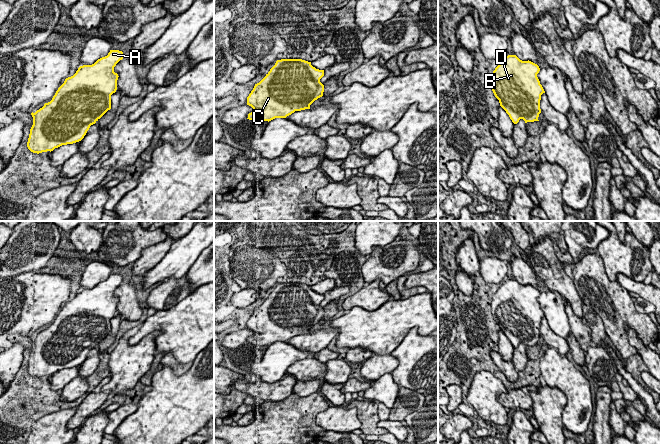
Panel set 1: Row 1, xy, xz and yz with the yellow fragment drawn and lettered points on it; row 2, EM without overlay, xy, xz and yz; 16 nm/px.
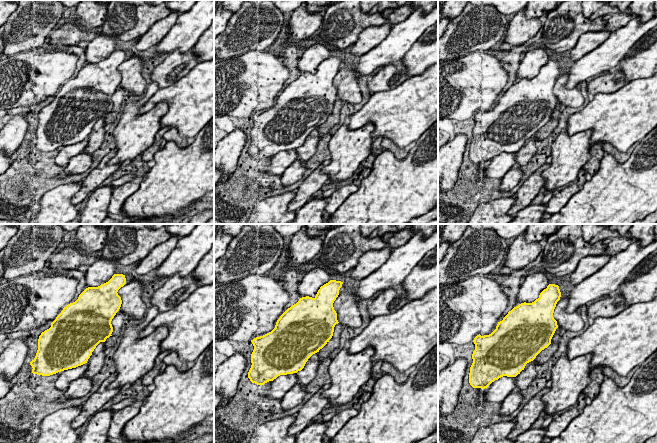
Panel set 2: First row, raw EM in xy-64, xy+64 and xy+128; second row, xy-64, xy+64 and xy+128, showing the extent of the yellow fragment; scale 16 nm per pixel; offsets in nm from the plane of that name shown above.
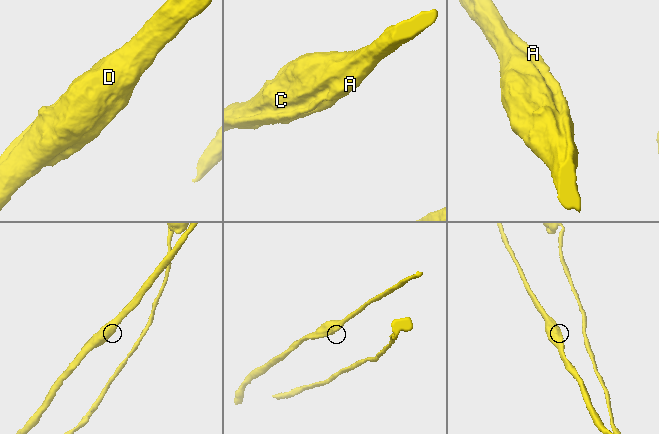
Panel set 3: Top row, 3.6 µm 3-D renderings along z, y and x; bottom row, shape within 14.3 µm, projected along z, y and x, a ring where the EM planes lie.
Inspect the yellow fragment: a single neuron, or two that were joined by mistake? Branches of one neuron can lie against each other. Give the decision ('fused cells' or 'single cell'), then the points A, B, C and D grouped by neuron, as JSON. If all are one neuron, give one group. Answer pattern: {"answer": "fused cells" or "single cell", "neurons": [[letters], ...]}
{"answer": "single cell", "neurons": [["A", "B", "C", "D"]]}

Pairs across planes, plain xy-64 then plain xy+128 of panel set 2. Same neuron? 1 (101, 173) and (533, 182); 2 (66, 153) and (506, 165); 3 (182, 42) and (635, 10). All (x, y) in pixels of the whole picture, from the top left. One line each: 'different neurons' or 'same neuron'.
1: same neuron
2: same neuron
3: different neurons

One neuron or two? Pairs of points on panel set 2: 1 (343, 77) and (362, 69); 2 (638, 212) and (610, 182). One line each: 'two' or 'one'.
1: two
2: one

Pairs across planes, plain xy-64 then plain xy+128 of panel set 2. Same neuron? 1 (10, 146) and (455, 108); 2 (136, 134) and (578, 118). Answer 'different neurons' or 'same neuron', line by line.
1: different neurons
2: different neurons

